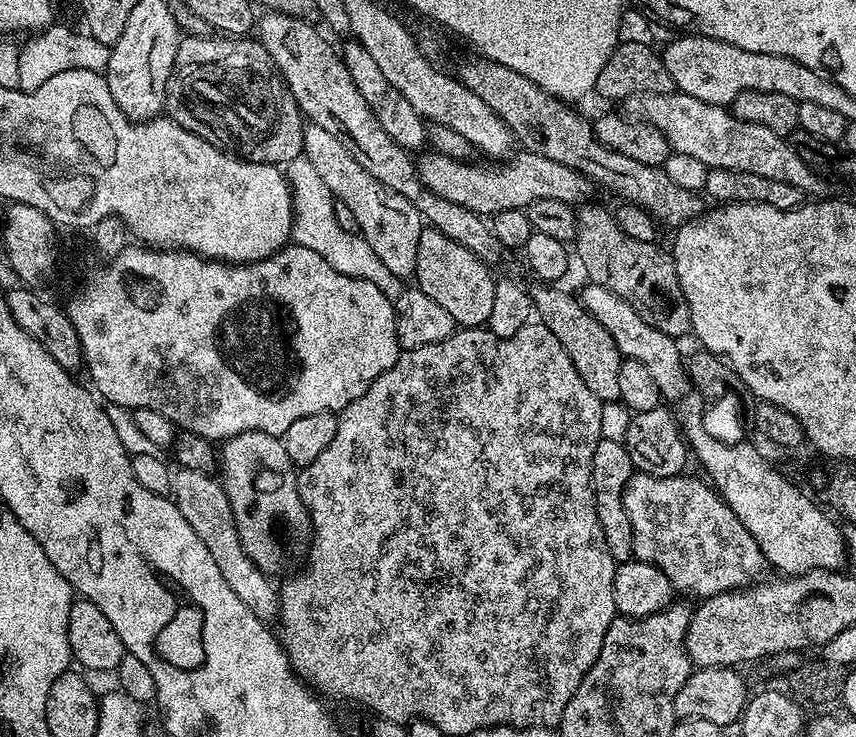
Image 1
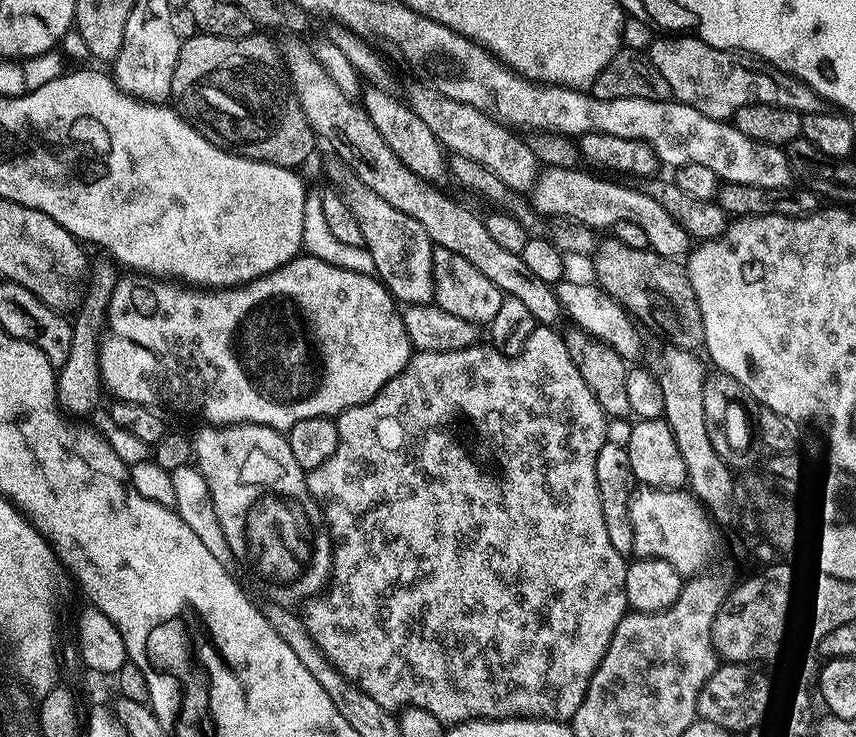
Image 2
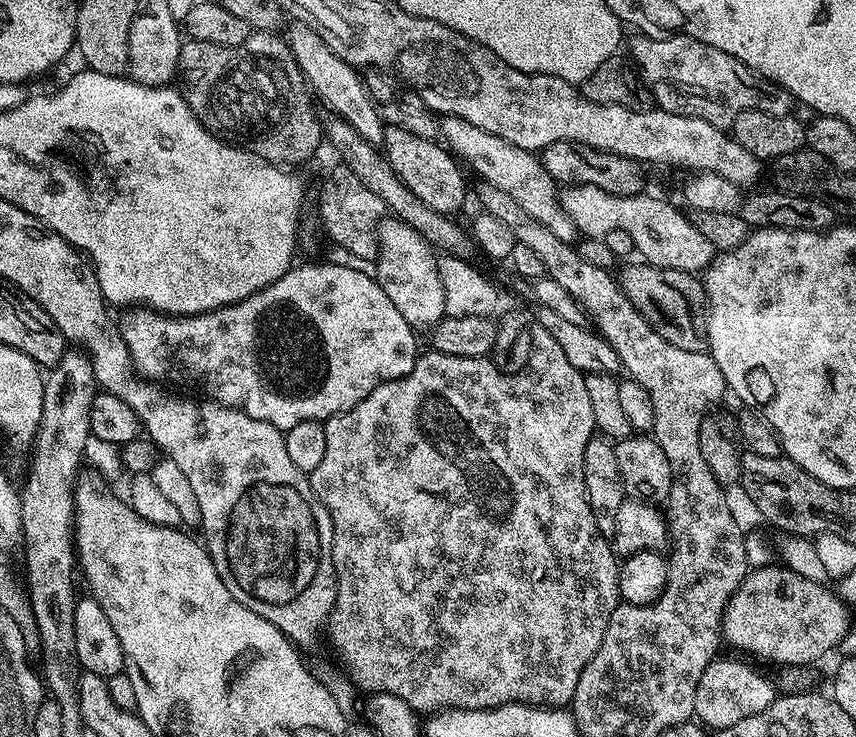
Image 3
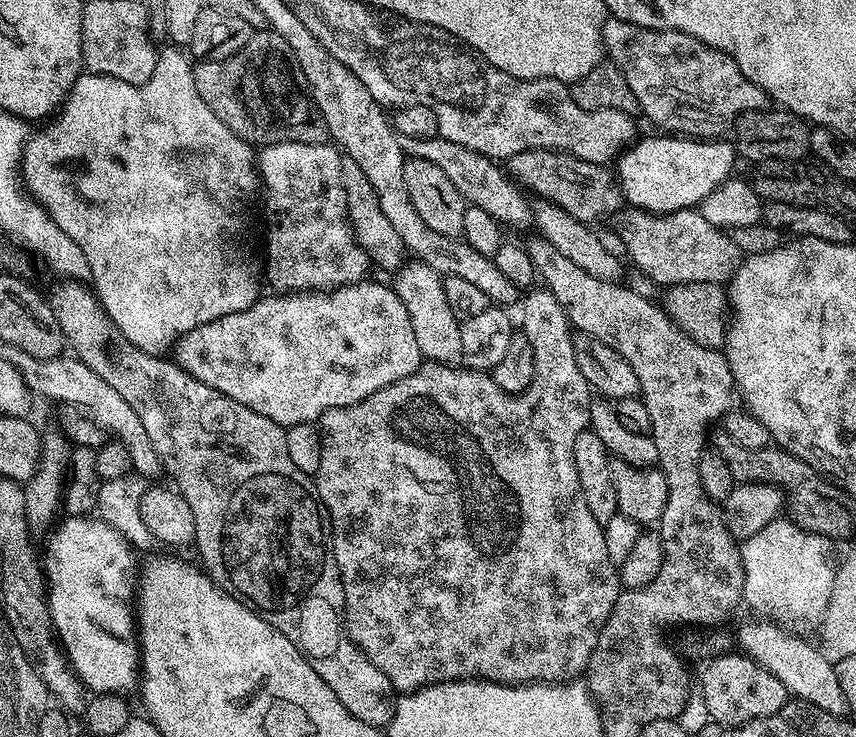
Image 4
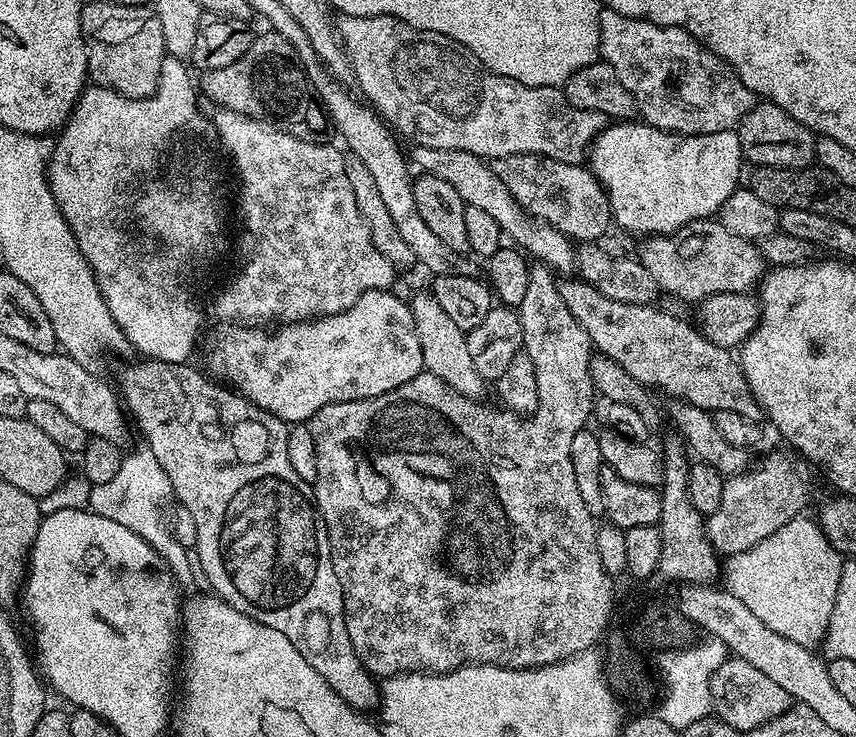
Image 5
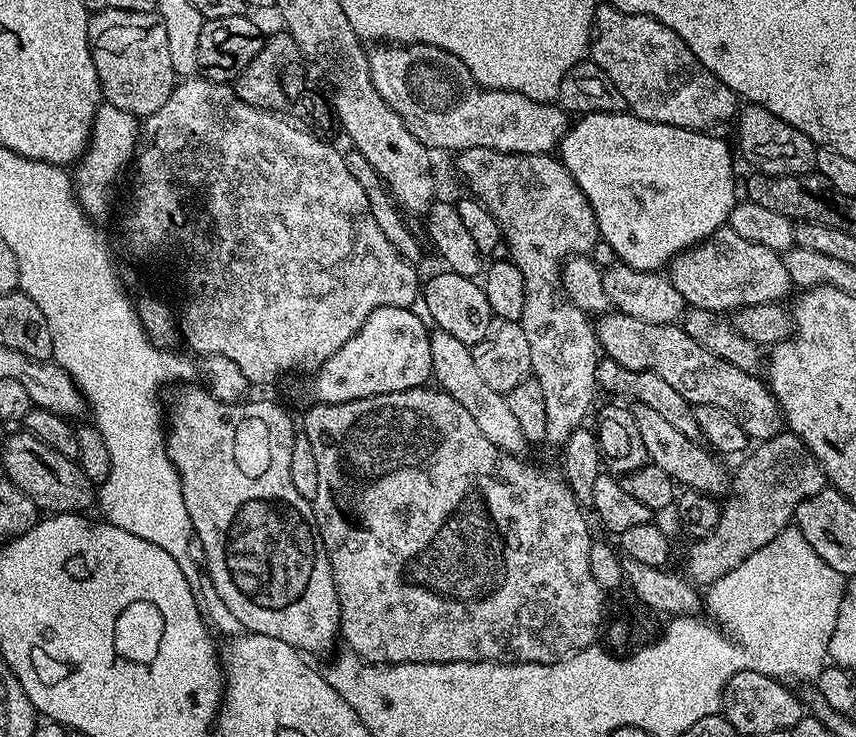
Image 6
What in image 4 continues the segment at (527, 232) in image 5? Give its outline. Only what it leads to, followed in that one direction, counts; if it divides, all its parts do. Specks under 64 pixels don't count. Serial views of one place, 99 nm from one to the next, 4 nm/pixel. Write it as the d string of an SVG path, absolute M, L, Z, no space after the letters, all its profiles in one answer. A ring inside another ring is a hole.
M430 114L420 115L424 116L394 116L392 120L393 129L399 136L400 148L407 157L424 159L438 166L450 177L450 183L458 189L458 194L462 194L465 205L486 210L486 214L490 214L490 218L494 218L501 226L511 229L510 227L520 228L523 224L532 224L529 199L520 194L521 189L497 161L466 146L458 146L458 142L450 142L439 135L436 118Z

